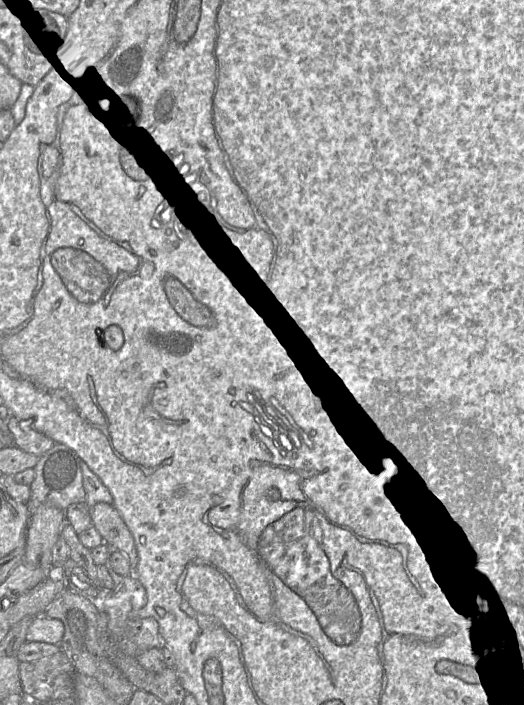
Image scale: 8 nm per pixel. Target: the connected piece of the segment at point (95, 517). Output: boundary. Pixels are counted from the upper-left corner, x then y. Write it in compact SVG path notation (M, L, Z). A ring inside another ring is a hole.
M97 503L89 512L92 526L99 532L104 544L127 556L133 574L138 564L138 554L132 533L118 510L112 504Z

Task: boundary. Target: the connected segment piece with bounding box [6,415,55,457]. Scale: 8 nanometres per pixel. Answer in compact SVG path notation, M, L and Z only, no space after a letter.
M10 415L6 420L13 436L13 445L22 451L41 457L55 442L40 432L37 432L27 421L20 421Z

